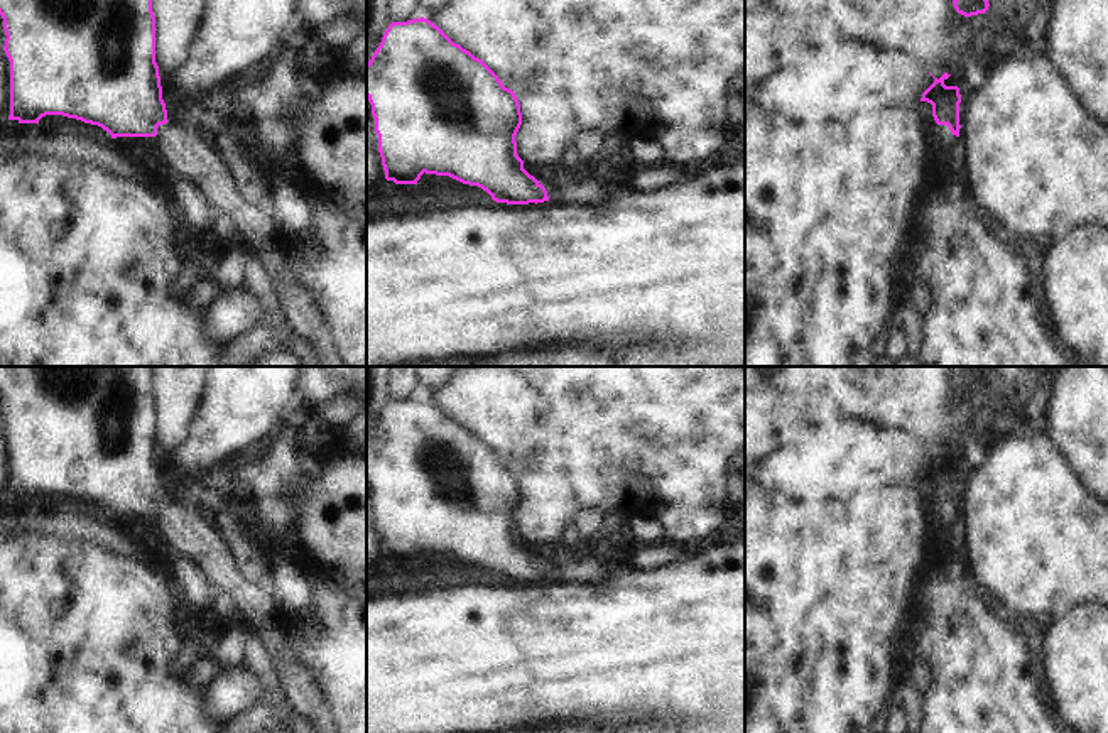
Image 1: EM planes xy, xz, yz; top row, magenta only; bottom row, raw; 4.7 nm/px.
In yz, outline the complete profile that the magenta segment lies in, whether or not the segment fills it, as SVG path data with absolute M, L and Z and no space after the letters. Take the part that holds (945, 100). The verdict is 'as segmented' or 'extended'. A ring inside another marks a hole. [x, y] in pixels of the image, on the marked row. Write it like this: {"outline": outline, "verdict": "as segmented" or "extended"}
{"outline": "M944 73L939 79L922 93L921 101L932 105L932 117L937 123L934 147L937 152L954 154L953 147L959 142L959 103L961 95L958 86L946 86L944 81L951 74Z", "verdict": "extended"}

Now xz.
{"outline": "M424 17L388 25L367 62L367 98L385 179L395 184L417 184L426 172L478 186L497 203L537 204L562 199L566 189L579 181L573 171L576 164L569 164L562 184L540 182L524 169L515 142L522 125L515 93L481 59Z", "verdict": "extended"}

